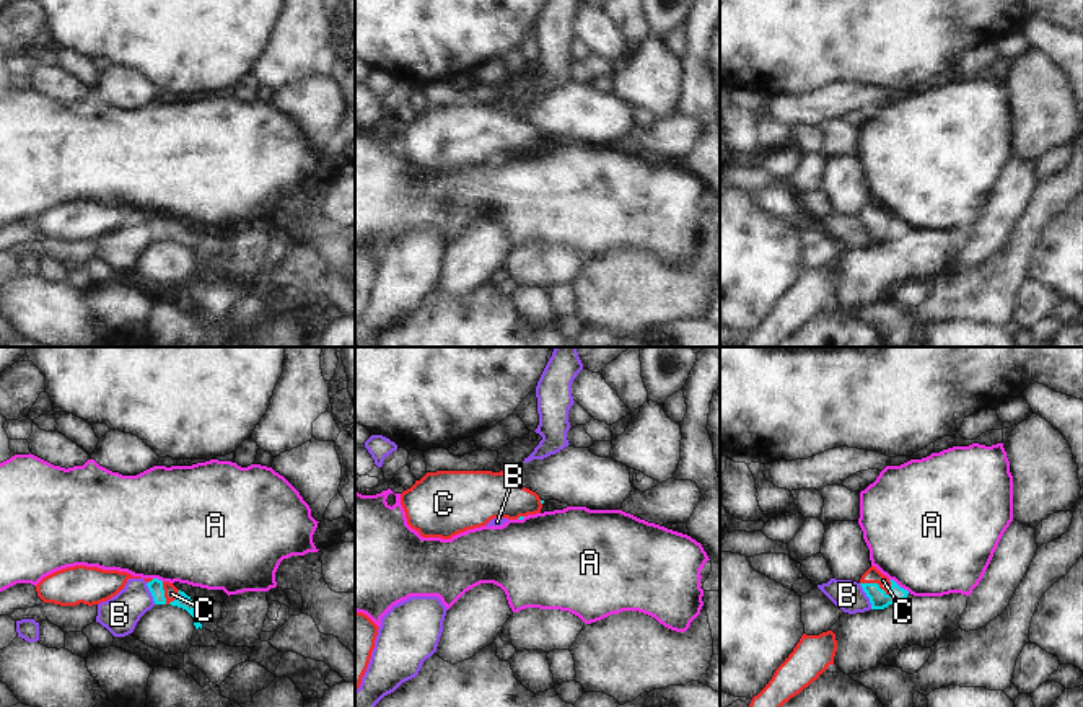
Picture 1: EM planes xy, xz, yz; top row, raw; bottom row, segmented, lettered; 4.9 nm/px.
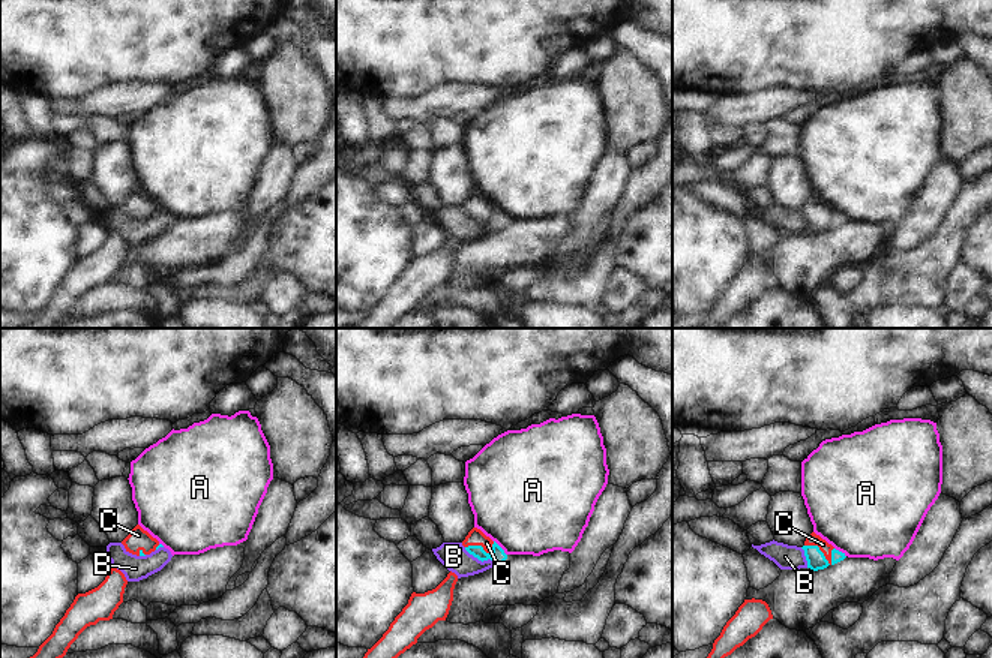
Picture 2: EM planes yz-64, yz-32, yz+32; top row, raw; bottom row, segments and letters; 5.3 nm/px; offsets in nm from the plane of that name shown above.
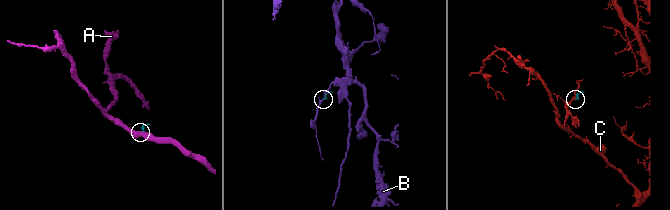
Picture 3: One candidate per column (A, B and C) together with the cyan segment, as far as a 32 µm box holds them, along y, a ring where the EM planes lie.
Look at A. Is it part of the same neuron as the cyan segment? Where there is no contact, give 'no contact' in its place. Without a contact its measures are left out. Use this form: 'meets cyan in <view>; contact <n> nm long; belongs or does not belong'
meets cyan in yz; contact 120 nm long; does not belong

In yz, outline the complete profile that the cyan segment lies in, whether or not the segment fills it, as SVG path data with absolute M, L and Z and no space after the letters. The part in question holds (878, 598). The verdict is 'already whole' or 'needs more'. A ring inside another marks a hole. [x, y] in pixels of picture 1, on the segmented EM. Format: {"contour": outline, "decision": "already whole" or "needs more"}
{"contour": "M873 565L862 575L860 585L870 598L871 609L884 609L889 604L899 604L909 595L907 590L901 588Z", "decision": "needs more"}

